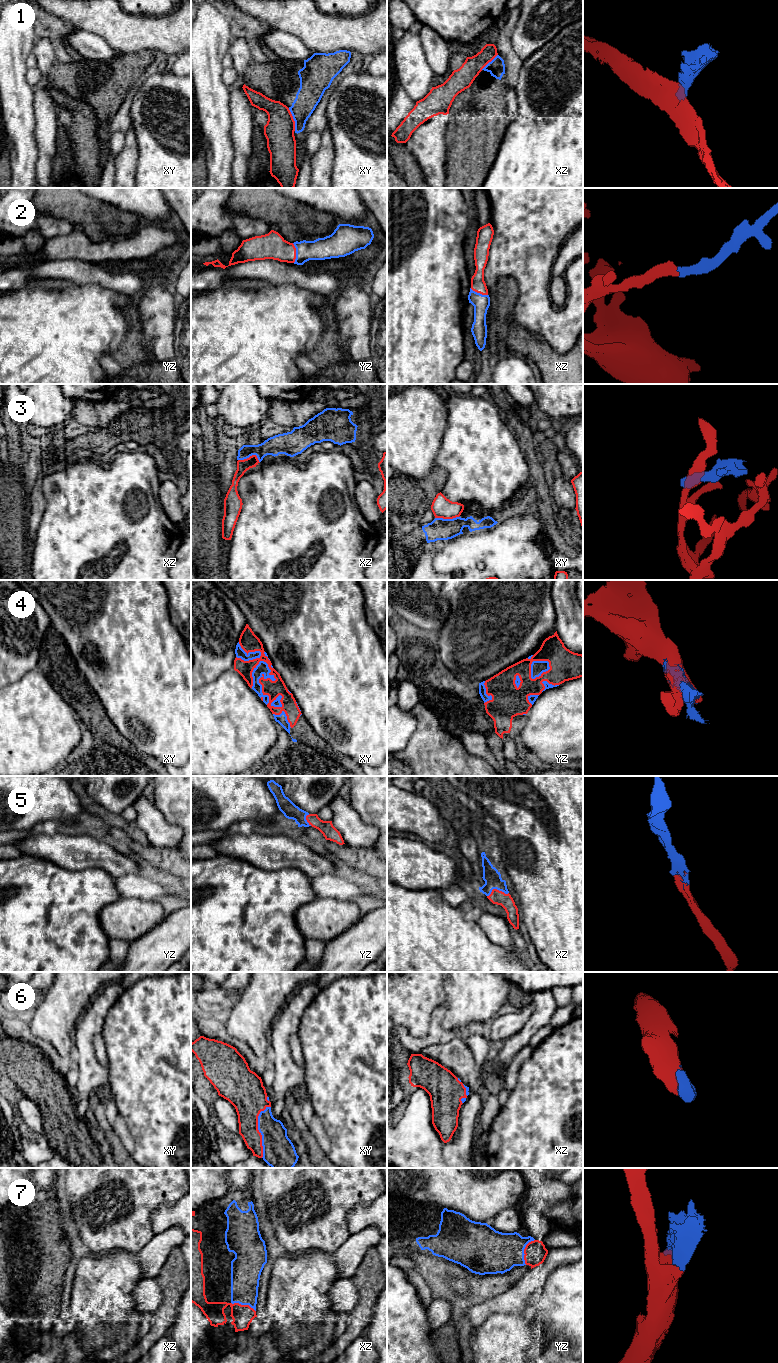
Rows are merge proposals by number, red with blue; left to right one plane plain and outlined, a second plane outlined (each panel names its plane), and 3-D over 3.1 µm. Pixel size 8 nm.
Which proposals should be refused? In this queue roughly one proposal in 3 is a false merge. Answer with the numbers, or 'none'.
1, 3

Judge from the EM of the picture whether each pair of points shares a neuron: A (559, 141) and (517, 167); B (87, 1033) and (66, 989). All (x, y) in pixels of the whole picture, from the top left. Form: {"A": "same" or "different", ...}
{"A": "same", "B": "different"}

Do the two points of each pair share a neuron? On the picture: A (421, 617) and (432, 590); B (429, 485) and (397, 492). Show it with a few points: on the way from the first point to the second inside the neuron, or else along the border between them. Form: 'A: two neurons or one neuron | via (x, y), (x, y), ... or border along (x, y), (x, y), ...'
A: one neuron | via (422, 610), (422, 600), (425, 597)
B: one neuron | via (421, 492), (405, 492)

